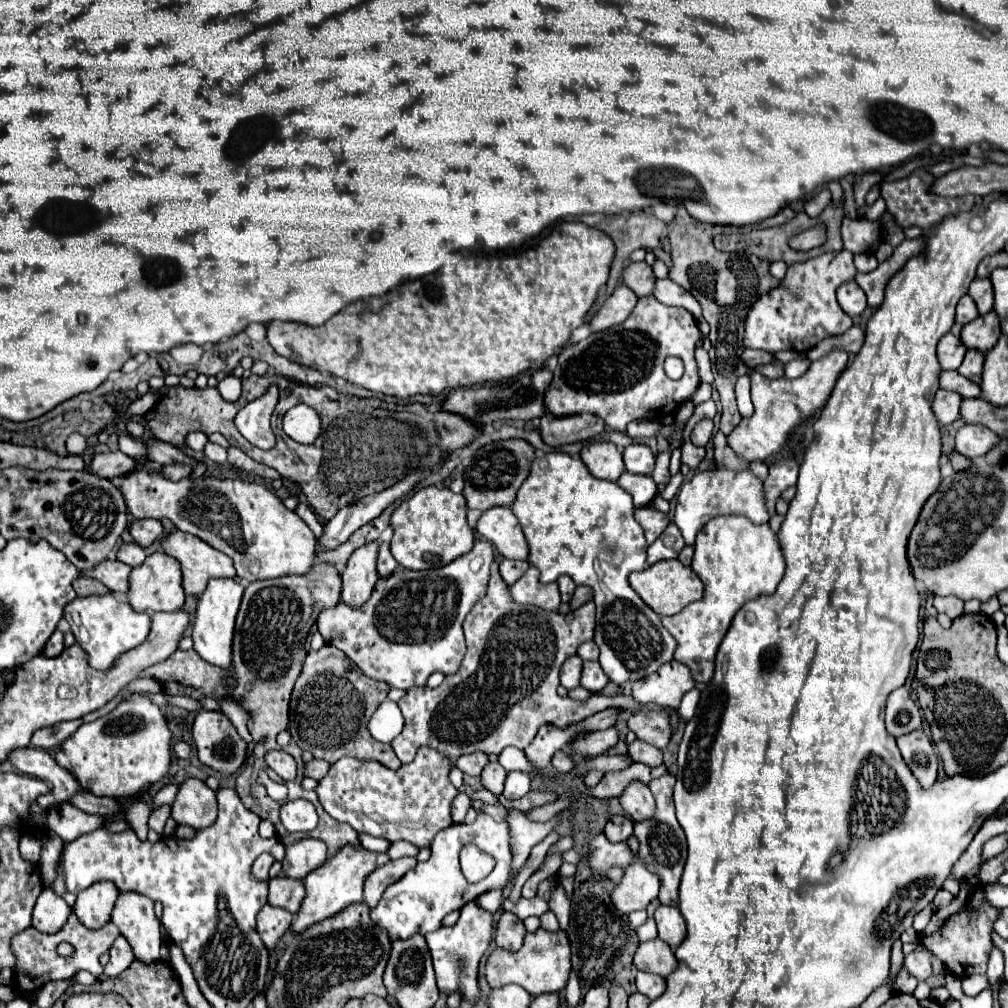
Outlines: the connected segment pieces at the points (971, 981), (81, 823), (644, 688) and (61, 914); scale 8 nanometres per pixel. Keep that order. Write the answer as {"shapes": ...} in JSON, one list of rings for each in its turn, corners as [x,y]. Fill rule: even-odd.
{"shapes":[[[[973,974],[963,978],[963,992],[967,996],[977,996],[979,992],[983,992],[985,988],[989,988],[989,978],[987,974]]],[[[59,804],[57,806],[51,806],[49,808],[49,828],[53,832],[57,832],[61,836],[63,842],[71,842],[83,834],[89,834],[97,828],[101,828],[105,824],[105,818],[101,816],[91,816],[91,814],[85,814],[81,812],[81,818],[61,818],[59,814]]],[[[677,662],[661,666],[653,676],[645,677],[633,684],[631,695],[637,704],[657,704],[665,708],[677,708],[683,694],[695,688],[689,668]]],[[[45,888],[33,908],[33,928],[43,934],[55,934],[69,918],[69,912],[71,906],[63,898],[55,896],[49,888]]]]}

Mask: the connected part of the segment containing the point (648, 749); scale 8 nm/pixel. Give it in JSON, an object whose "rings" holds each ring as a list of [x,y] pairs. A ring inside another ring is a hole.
{"rings":[[[643,740],[629,744],[629,756],[633,758],[633,762],[643,762],[647,766],[659,766],[663,762],[663,752],[651,744],[645,744]]]}

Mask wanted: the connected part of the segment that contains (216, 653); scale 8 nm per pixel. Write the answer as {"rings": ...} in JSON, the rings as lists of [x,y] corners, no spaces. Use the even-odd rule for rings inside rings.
{"rings":[[[211,578],[207,582],[207,588],[197,598],[197,610],[193,620],[193,642],[195,650],[203,660],[207,660],[213,666],[229,668],[231,664],[231,642],[233,642],[233,628],[235,628],[235,616],[241,604],[243,586],[235,578]]]}

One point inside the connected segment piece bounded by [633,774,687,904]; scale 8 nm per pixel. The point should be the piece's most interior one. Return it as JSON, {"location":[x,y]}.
{"location":[662,848]}

